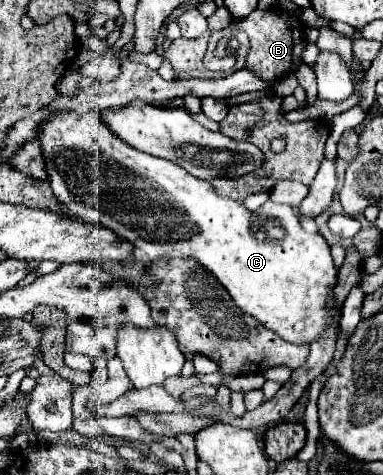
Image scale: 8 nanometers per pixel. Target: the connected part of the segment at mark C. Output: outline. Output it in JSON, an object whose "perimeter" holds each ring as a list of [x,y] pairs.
{"perimeter":[[[52,111],[48,119],[40,123],[36,135],[52,191],[68,213],[86,223],[112,229],[132,243],[134,249],[142,251],[148,261],[176,257],[196,261],[214,275],[218,283],[224,283],[224,289],[242,311],[254,315],[260,323],[266,323],[266,327],[276,331],[282,339],[288,339],[290,343],[310,343],[312,339],[318,339],[320,331],[324,331],[330,321],[328,309],[332,305],[332,287],[336,285],[338,275],[326,239],[320,233],[306,233],[290,205],[266,201],[258,211],[250,211],[244,203],[218,195],[210,181],[190,175],[168,159],[130,147],[100,121],[100,115],[104,115],[104,111]]]}

